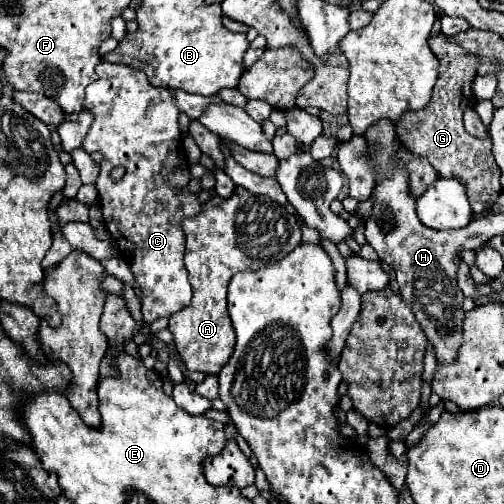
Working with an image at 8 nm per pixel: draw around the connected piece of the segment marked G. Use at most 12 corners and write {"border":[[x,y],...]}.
{"border":[[430,35],[430,103],[396,123],[402,145],[458,179],[476,215],[502,193],[492,143],[464,131],[480,59]]}

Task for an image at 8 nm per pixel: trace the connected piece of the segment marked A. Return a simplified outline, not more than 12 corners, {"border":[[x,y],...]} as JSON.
{"border":[[236,187],[184,219],[192,303],[170,317],[188,371],[234,351],[227,289],[302,237],[280,203]]}

